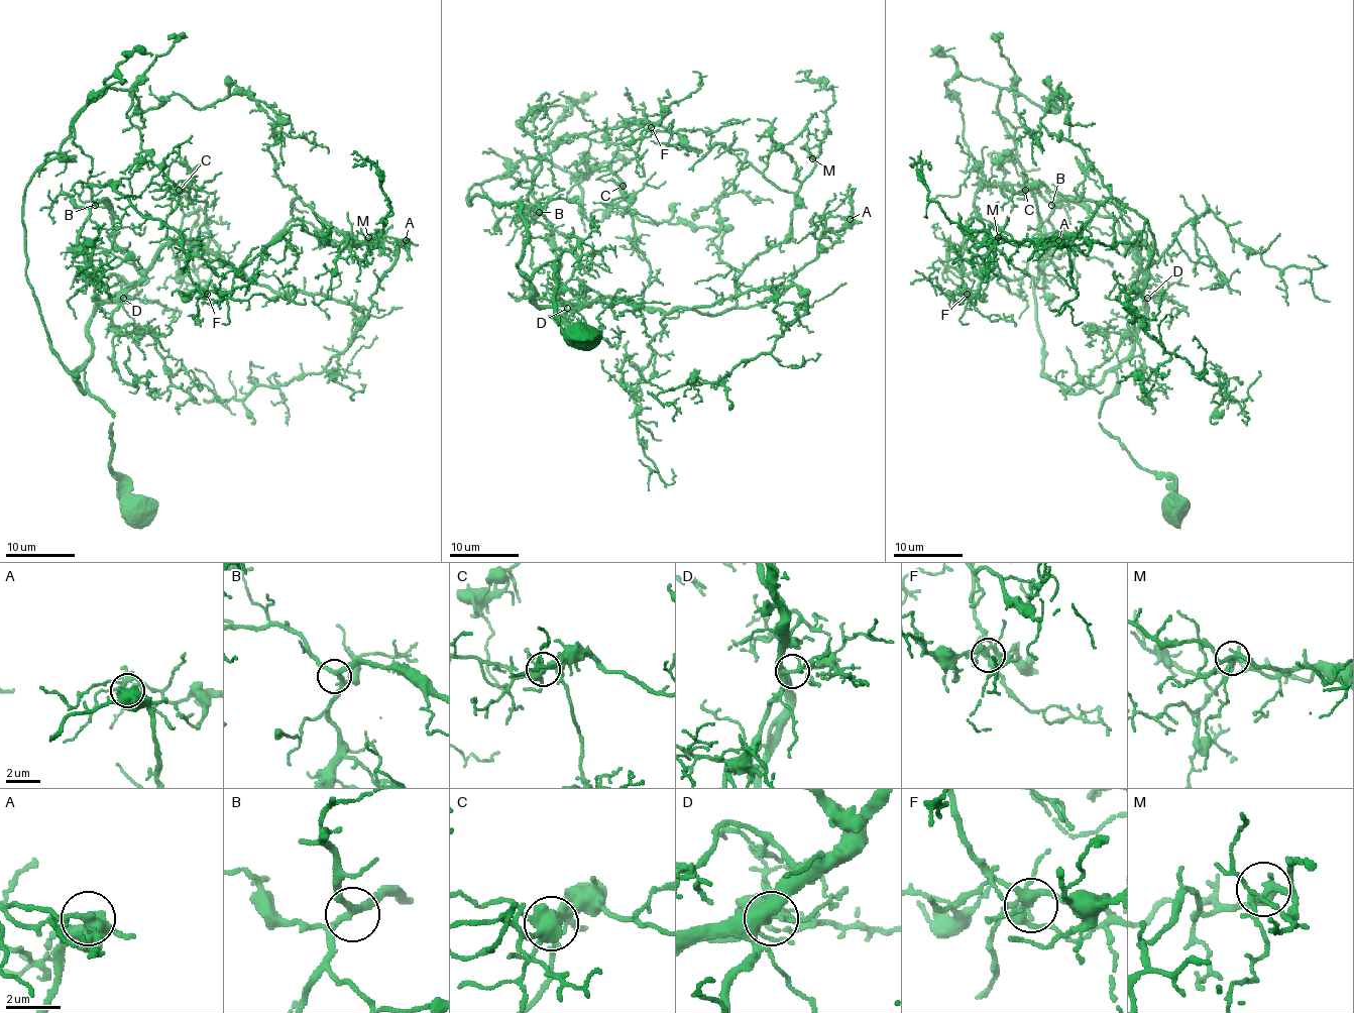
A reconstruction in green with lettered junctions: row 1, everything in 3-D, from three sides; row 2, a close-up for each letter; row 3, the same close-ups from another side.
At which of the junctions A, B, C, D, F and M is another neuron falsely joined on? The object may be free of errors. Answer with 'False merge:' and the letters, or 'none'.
False merge: C

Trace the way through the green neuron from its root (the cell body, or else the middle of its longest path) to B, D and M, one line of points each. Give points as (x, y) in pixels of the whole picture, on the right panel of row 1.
B: (1180, 501), (1171, 479), (1145, 471), (1099, 423), (1145, 309), (1144, 268), (1113, 218), (1074, 201), (1051, 205)
D: (1180, 501), (1171, 479), (1145, 471), (1099, 423), (1101, 404), (1117, 386), (1117, 366), (1132, 347), (1147, 298)
M: (1180, 501), (1099, 423), (1145, 309), (1149, 225), (1108, 198), (1058, 242), (998, 237)

